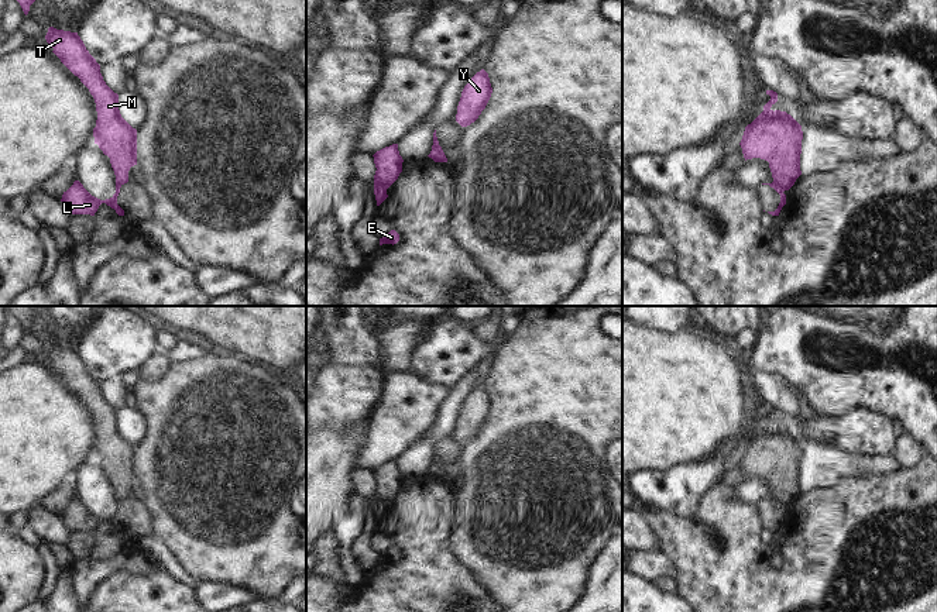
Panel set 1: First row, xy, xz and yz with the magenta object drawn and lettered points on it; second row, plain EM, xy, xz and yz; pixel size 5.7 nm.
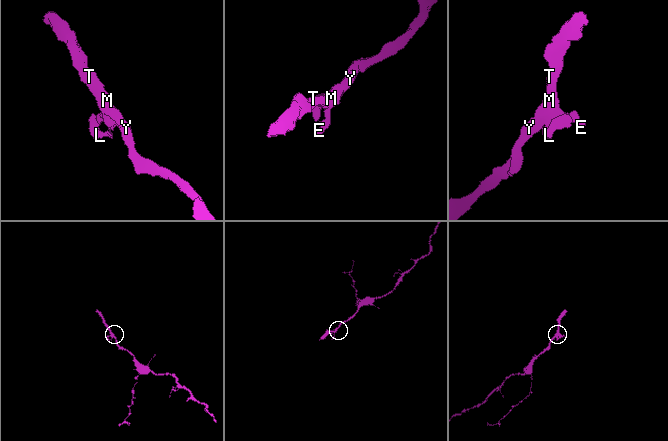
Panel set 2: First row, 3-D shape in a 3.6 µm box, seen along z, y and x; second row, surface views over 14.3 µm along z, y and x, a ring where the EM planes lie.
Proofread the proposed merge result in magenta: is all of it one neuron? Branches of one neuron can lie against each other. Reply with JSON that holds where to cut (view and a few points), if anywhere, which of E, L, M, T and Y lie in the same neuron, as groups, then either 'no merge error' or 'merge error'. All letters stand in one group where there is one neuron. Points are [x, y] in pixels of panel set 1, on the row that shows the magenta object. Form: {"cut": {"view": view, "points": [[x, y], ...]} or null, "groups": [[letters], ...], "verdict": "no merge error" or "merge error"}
{"cut": {"view": "yz", "points": [[772, 182], [776, 182], [783, 191]]}, "groups": [["E", "M", "T", "Y"], ["L"]], "verdict": "merge error"}

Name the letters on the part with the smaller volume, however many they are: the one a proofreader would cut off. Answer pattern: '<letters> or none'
L

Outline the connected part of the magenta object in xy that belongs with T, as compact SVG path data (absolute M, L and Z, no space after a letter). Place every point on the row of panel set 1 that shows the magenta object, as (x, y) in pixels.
M48 28L47 42L61 62L80 79L96 103L95 144L110 158L116 185L128 182L128 171L137 165L137 130L120 114L119 94L103 80L100 65L89 54L78 32Z

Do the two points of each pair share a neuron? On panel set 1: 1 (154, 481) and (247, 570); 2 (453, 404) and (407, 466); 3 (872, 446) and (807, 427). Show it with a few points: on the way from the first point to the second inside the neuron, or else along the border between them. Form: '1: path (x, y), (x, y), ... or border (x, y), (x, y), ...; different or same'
1: path (177, 499), (225, 547); same
2: path (448, 419), (448, 425), (422, 450); same
3: path (857, 432), (823, 427); same

